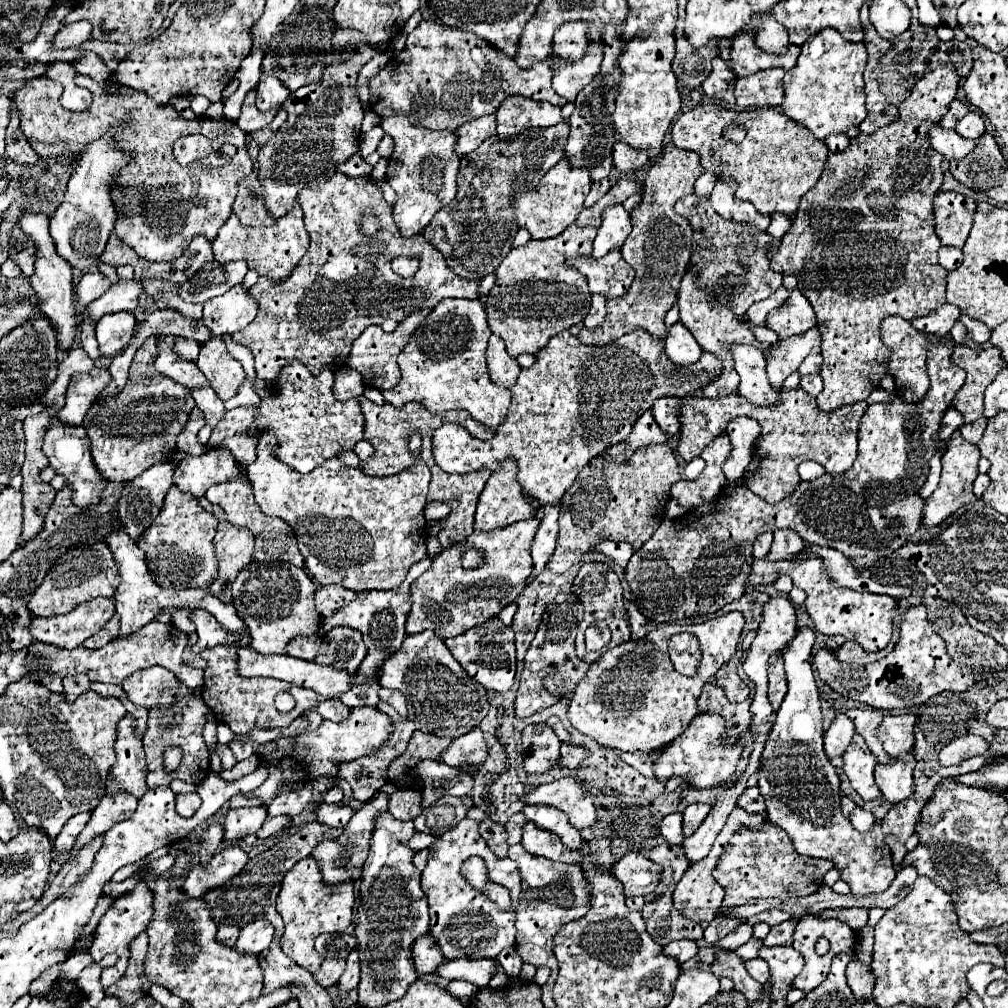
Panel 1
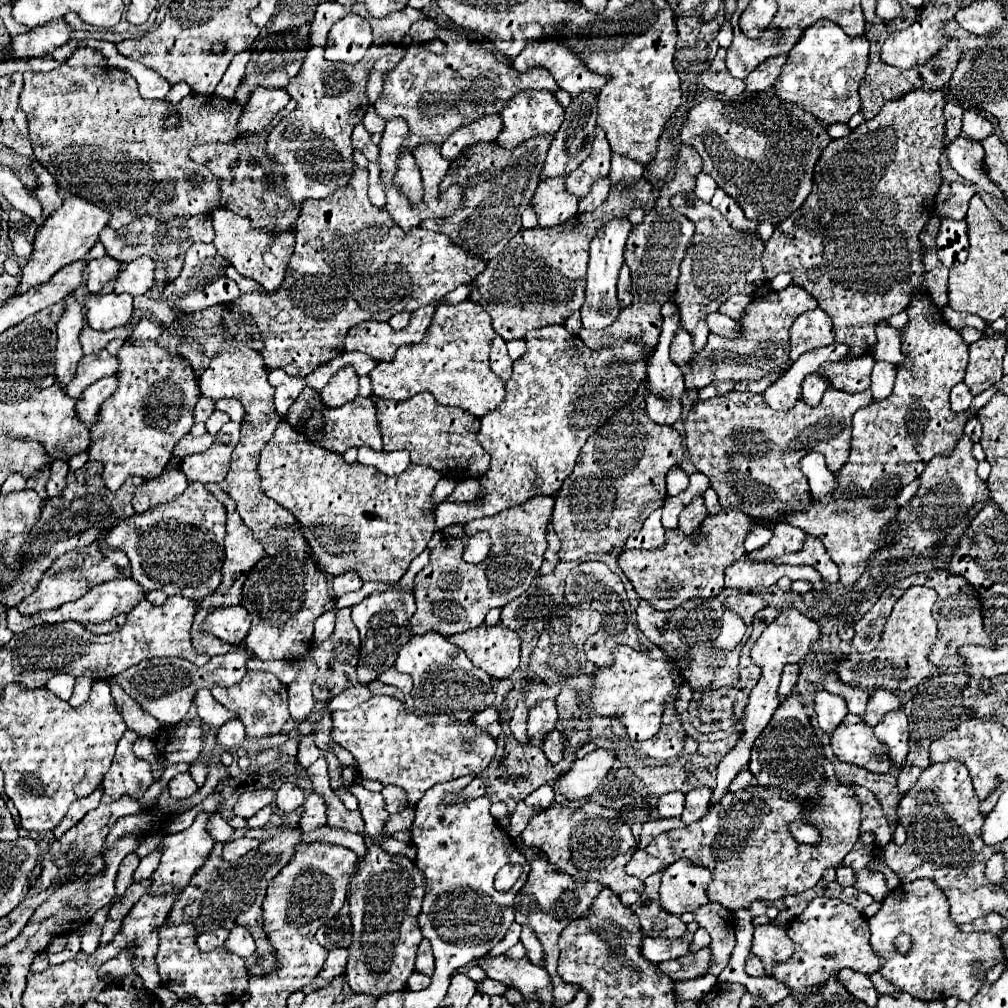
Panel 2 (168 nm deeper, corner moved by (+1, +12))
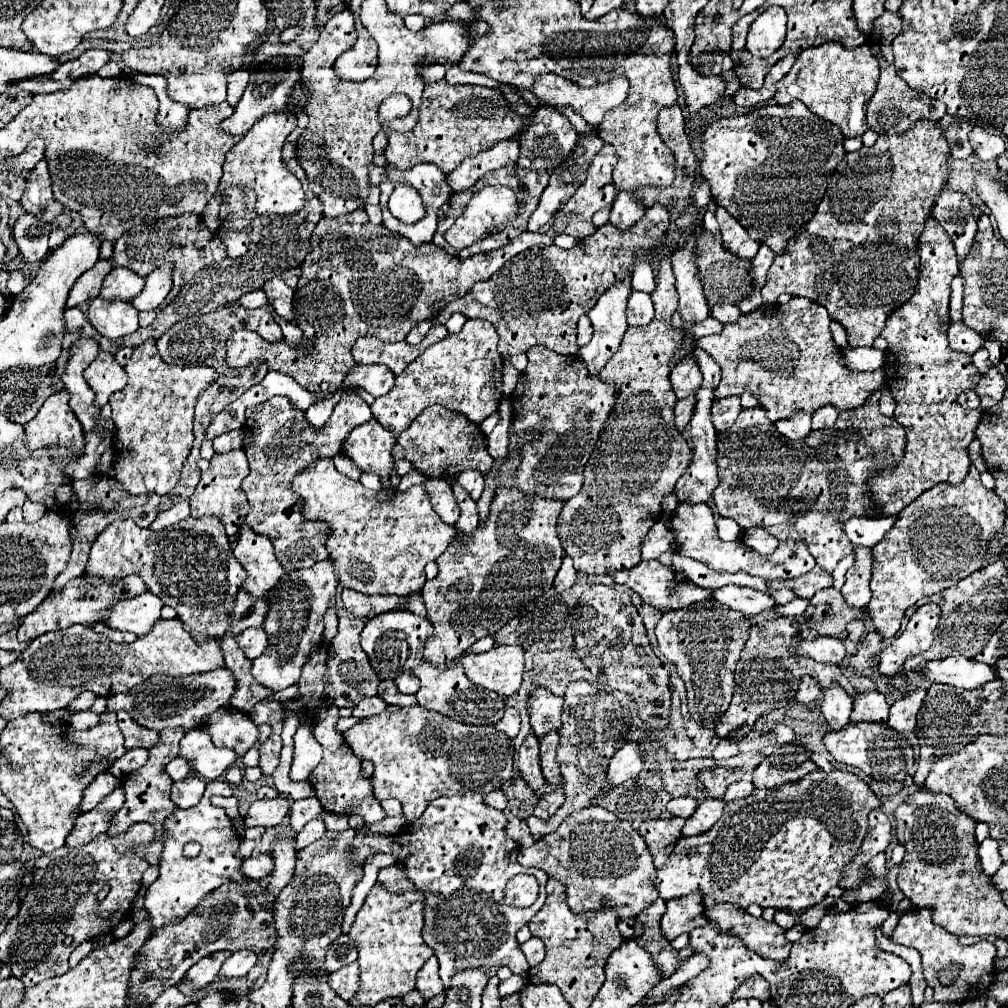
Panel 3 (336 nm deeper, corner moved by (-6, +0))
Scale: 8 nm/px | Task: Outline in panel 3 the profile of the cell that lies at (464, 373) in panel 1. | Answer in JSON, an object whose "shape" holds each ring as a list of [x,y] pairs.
{"shape":[[[467,319],[461,333],[447,335],[427,347],[425,353],[421,353],[401,375],[395,377],[395,387],[371,405],[373,417],[399,437],[425,407],[437,403],[451,411],[463,413],[469,421],[479,425],[493,411],[497,411],[503,397],[503,391],[499,389],[503,359],[497,353],[497,341],[499,337],[489,321]]]}

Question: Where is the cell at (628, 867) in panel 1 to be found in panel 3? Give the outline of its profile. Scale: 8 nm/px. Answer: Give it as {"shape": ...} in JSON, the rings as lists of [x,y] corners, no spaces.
{"shape":[[[817,769],[803,777],[803,781],[787,783],[779,789],[755,789],[749,797],[727,803],[721,819],[703,835],[681,837],[669,857],[669,863],[657,871],[655,887],[663,901],[699,891],[705,907],[731,903],[747,909],[751,903],[757,903],[761,907],[773,907],[789,913],[803,911],[821,903],[827,891],[839,885],[843,867],[855,857],[867,833],[869,811],[879,807],[881,799],[861,777],[837,769],[831,773]]]}

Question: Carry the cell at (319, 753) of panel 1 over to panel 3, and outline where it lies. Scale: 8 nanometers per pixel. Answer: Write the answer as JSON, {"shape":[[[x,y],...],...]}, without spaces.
{"shape":[[[421,705],[405,707],[399,713],[391,713],[385,709],[381,715],[363,719],[355,727],[351,727],[345,733],[345,739],[359,759],[371,759],[375,763],[373,791],[377,801],[383,801],[389,797],[399,799],[407,821],[419,819],[425,807],[441,795],[457,795],[467,791],[487,795],[491,791],[501,789],[513,777],[515,747],[505,733],[499,733],[491,725],[477,727],[477,725],[459,723],[449,719],[447,715],[439,715],[437,711],[427,711]]]}

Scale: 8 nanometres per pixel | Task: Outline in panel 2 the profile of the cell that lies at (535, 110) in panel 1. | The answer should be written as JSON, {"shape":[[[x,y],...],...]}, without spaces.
{"shape":[[[528,91],[528,93],[518,93],[512,101],[508,101],[508,105],[504,105],[504,109],[500,111],[500,119],[504,127],[496,141],[506,149],[514,149],[524,139],[536,133],[556,133],[564,121],[564,107],[548,91]]]}

